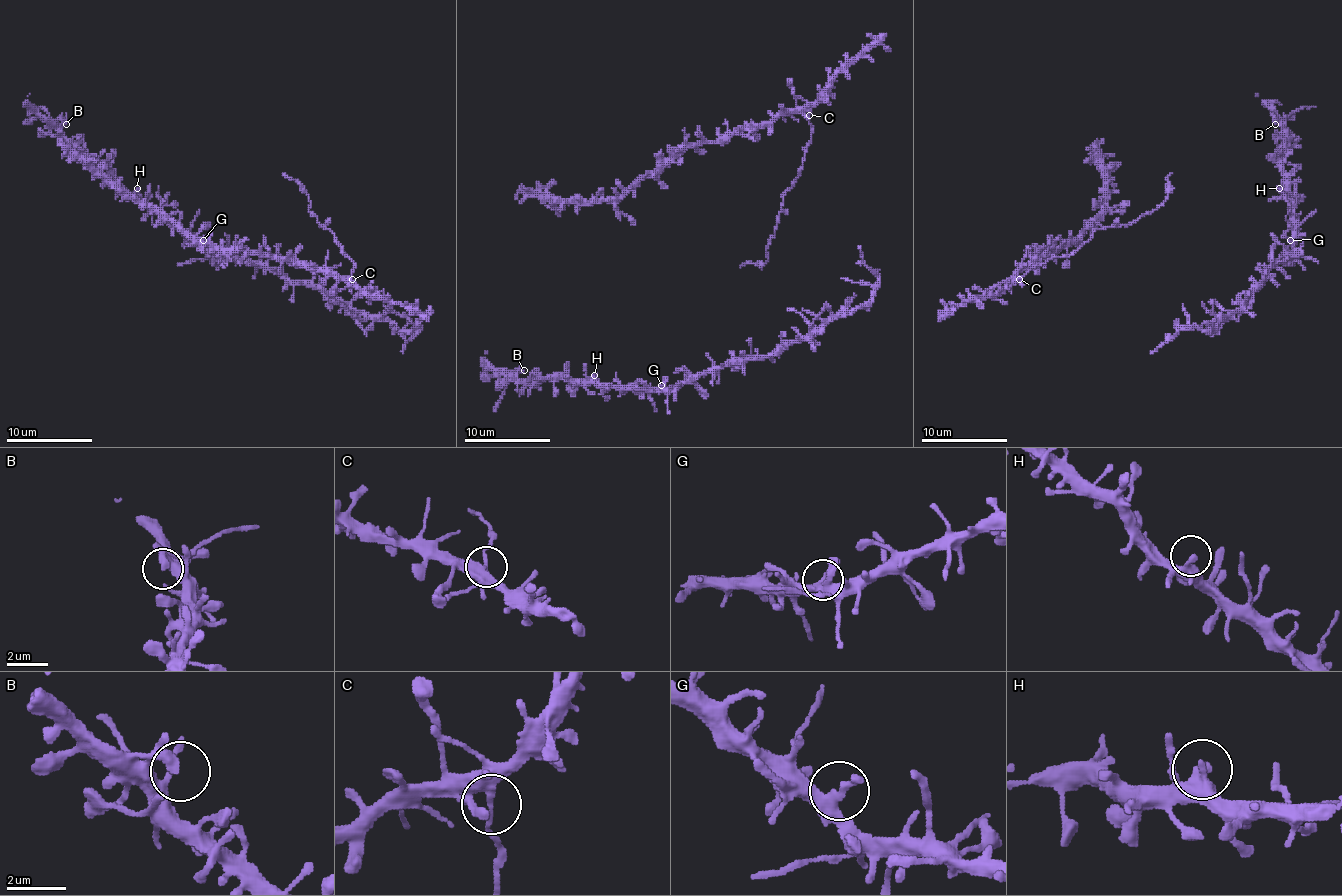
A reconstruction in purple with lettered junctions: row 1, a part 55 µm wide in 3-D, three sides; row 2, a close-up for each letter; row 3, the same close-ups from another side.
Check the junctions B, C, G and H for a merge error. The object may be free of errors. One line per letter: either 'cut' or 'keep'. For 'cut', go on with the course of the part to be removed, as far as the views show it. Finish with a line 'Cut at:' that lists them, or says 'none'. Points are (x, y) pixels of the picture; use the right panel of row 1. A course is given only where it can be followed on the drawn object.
B: keep
C: cut | (1020, 278), (1054, 257), (1073, 255), (1097, 229), (1133, 222), (1155, 210), (1168, 192), (1168, 177), (1172, 173)
G: keep
H: keep
Cut at: C

